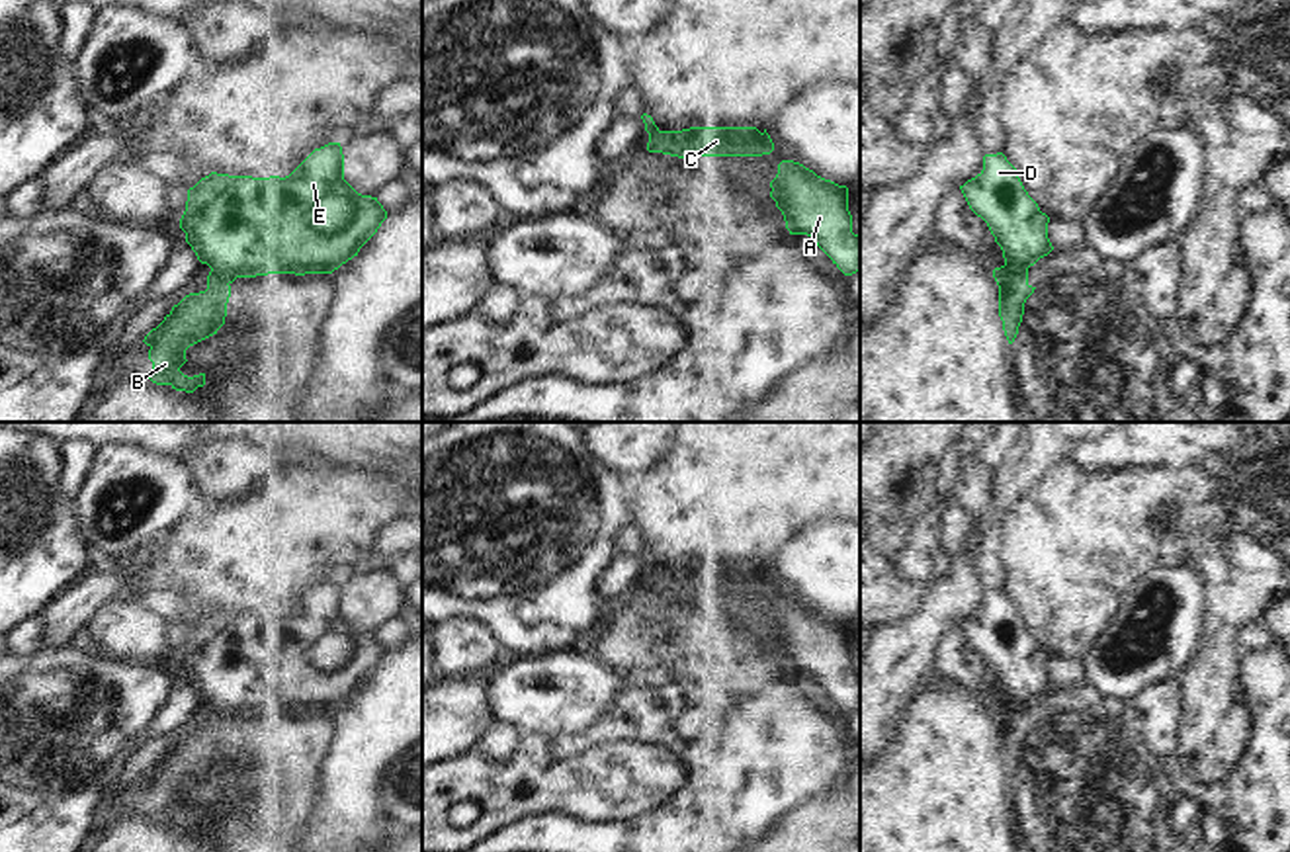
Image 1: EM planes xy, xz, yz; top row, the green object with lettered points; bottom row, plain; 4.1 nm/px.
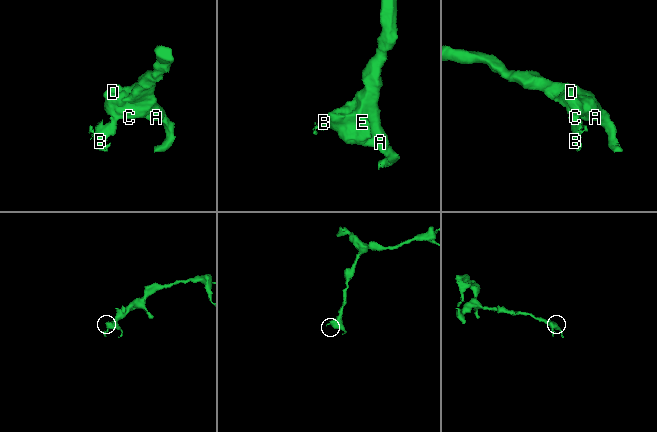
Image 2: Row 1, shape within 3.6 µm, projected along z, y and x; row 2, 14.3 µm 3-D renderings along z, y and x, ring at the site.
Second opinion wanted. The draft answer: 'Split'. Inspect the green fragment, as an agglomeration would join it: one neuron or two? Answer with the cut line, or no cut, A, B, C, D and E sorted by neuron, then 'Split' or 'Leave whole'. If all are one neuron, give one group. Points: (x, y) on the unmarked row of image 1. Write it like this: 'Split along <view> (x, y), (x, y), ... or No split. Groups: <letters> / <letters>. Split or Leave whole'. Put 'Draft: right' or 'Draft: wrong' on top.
Draft: right
Split along xz (659, 569), (651, 575), (653, 589). Groups: A C D E / B. Split

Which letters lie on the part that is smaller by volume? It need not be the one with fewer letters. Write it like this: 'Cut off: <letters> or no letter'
Cut off: B

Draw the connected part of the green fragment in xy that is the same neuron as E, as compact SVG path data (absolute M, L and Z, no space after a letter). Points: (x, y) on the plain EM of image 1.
M340 580L315 586L289 614L229 614L211 610L188 627L180 666L201 702L233 721L268 711L332 711L358 694L387 649L377 635L358 631L344 618Z

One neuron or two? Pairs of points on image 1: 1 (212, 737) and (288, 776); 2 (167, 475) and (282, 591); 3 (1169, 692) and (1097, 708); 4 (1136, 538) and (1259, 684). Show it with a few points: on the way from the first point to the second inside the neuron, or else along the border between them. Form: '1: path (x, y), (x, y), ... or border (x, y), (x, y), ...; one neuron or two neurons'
1: path (231, 757), (268, 776); one neuron
2: border (200, 503), (161, 534); two neurons
3: border (1113, 712), (1146, 745); two neurons
4: border (1240, 651), (1240, 692), (1249, 708); two neurons

